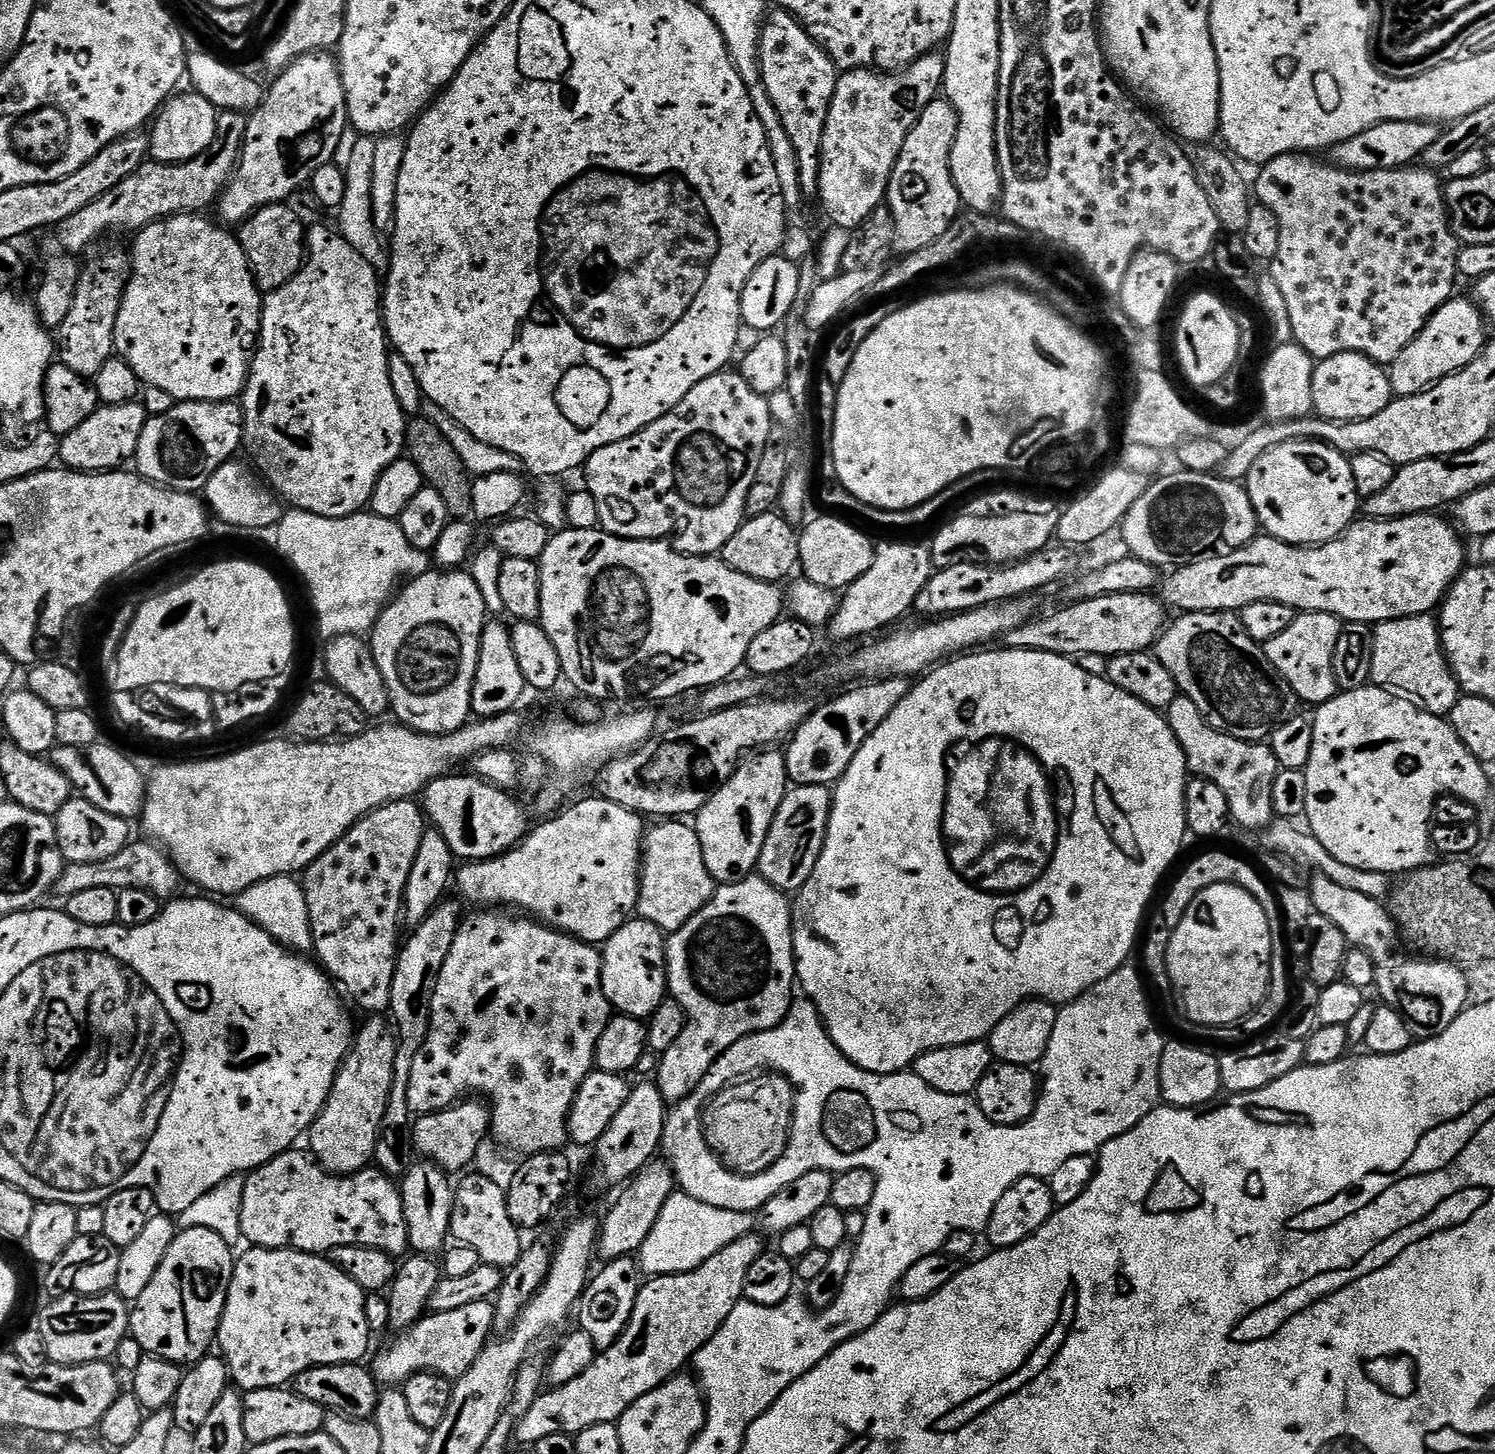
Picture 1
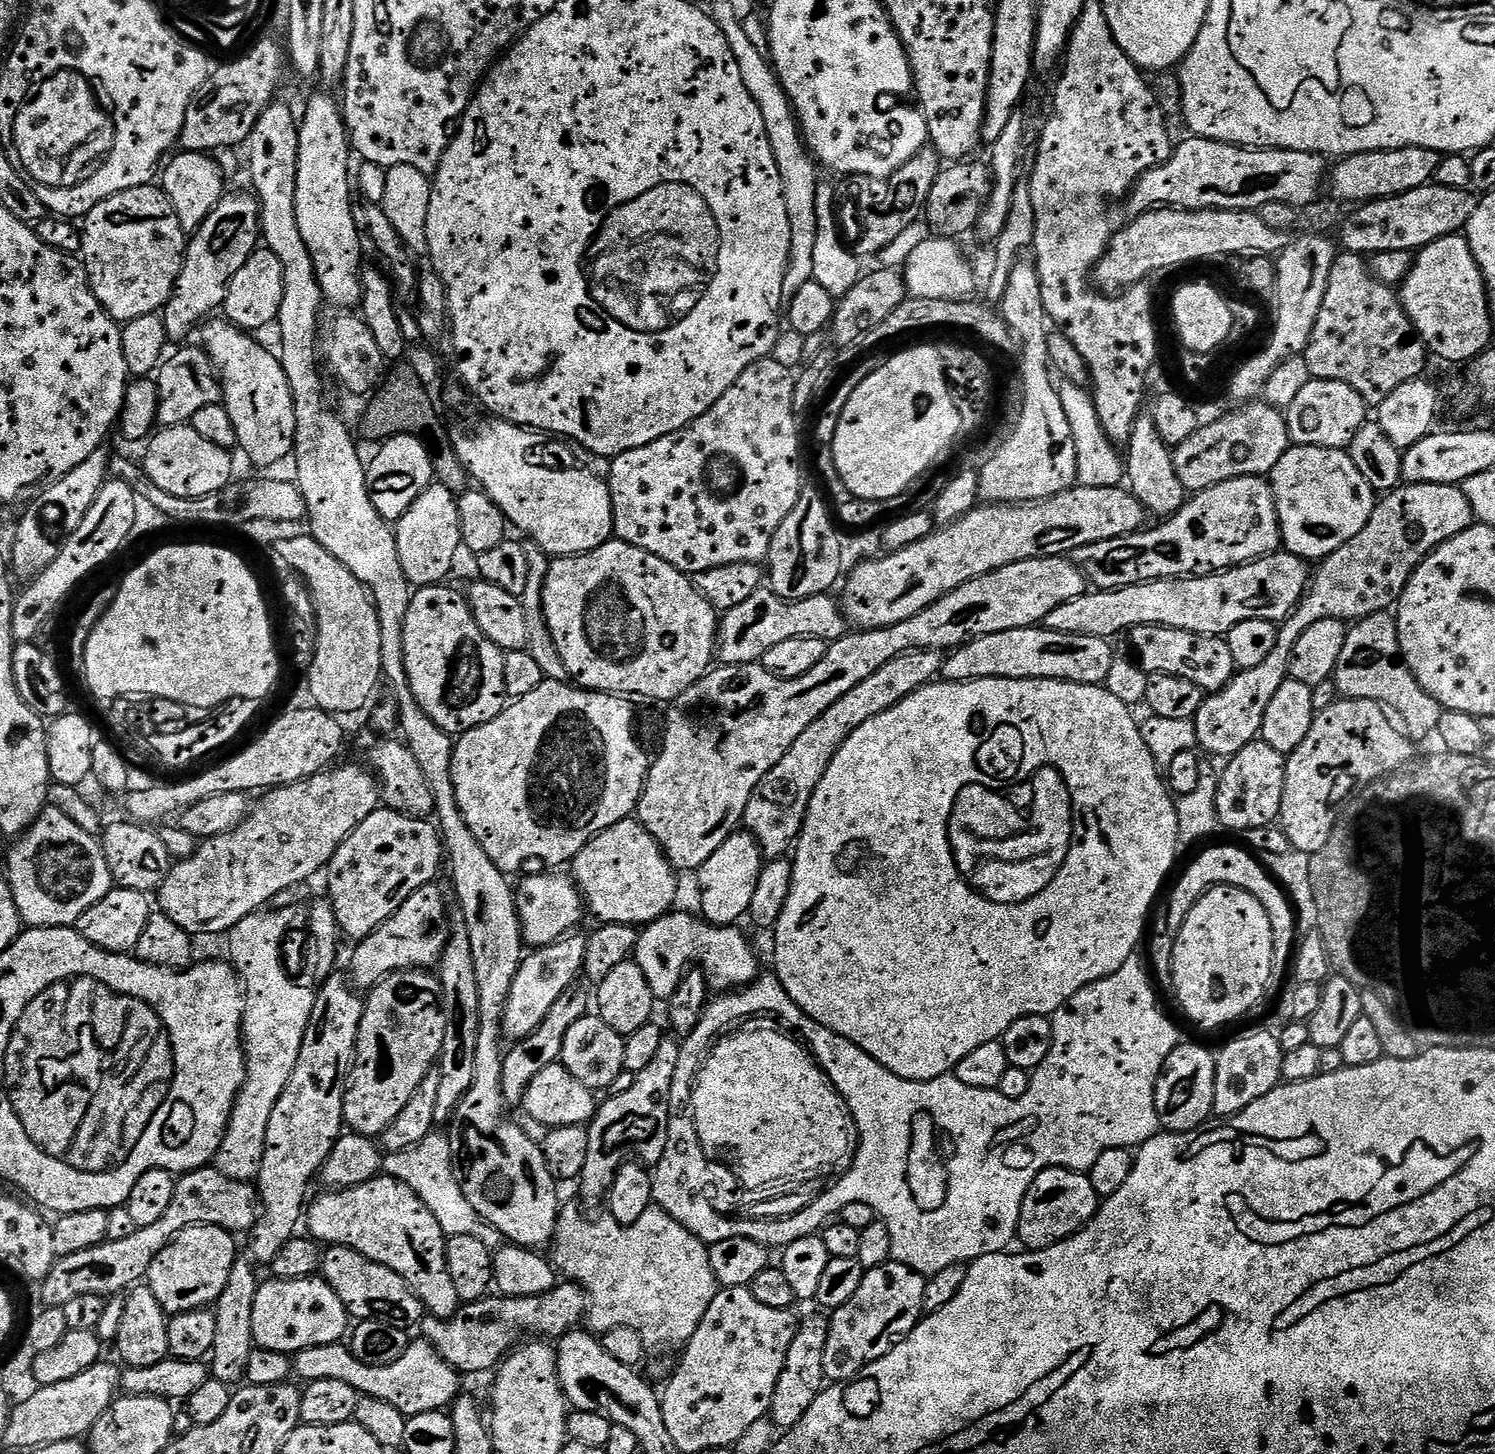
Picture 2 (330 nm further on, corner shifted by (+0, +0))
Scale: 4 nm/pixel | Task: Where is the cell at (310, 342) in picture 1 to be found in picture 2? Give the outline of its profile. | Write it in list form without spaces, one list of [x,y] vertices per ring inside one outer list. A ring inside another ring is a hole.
[[[320,90],[324,92],[316,92],[308,100],[308,105],[304,108],[304,116],[299,117],[298,123],[300,125],[300,133],[298,134],[298,182],[296,183],[296,193],[294,194],[294,210],[298,216],[298,231],[302,236],[302,242],[306,244],[306,250],[310,252],[310,258],[314,264],[314,270],[316,271],[316,277],[320,283],[320,289],[324,295],[325,301],[329,305],[337,304],[337,309],[340,310],[352,310],[359,305],[360,294],[362,291],[362,263],[360,264],[360,236],[362,240],[361,229],[356,227],[354,222],[354,214],[352,209],[354,207],[354,200],[352,201],[352,192],[354,196],[354,184],[350,179],[350,168],[348,172],[348,156],[350,157],[350,145],[348,142],[348,127],[344,124],[344,113],[341,105],[331,96],[331,91]]]

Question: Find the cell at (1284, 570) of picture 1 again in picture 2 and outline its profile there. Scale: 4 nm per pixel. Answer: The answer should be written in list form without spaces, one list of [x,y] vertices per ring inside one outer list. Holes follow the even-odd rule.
[[[1287,550],[1273,552],[1270,556],[1261,556],[1249,564],[1239,564],[1236,568],[1226,568],[1211,576],[1189,576],[1174,580],[1152,580],[1148,584],[1135,584],[1129,588],[1115,588],[1112,592],[1099,590],[1085,591],[1084,595],[1058,606],[1058,610],[1044,619],[1043,627],[1066,634],[1083,636],[1102,636],[1113,638],[1120,631],[1131,630],[1143,624],[1157,624],[1163,628],[1190,630],[1199,636],[1227,637],[1228,631],[1238,622],[1247,620],[1271,620],[1283,622],[1296,611],[1310,583],[1310,568],[1299,556]]]

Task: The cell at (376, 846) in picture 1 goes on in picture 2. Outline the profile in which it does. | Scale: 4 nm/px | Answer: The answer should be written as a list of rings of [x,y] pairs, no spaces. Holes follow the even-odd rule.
[[[381,806],[338,846],[326,869],[326,899],[336,915],[336,926],[352,942],[364,940],[422,886],[433,883],[442,866],[442,841],[435,823],[419,820]]]

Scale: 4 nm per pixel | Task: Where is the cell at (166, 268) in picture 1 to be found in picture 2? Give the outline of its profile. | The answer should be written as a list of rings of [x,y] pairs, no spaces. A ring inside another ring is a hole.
[[[212,318],[199,329],[199,347],[204,349],[216,370],[222,393],[222,403],[230,414],[230,422],[234,422],[234,434],[238,441],[239,451],[244,451],[260,468],[268,468],[271,464],[280,464],[293,455],[296,447],[296,411],[294,398],[290,394],[290,382],[286,382],[286,374],[280,365],[280,357],[275,351],[267,352],[256,341],[255,335],[243,328],[228,323],[227,319]]]

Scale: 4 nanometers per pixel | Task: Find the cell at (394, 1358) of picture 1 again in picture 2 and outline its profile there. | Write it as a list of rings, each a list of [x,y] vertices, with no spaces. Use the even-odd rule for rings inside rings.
[[[344,1342],[310,1346],[295,1353],[292,1370],[297,1381],[304,1380],[303,1382],[308,1384],[318,1382],[322,1378],[350,1382],[350,1386],[354,1386],[354,1390],[361,1396],[390,1402],[390,1406],[395,1406],[407,1417],[447,1409],[462,1392],[461,1373],[451,1368],[429,1344],[423,1342],[409,1343],[406,1354],[402,1354],[398,1362],[390,1362],[390,1366],[366,1366],[366,1362],[358,1362],[358,1358],[354,1358],[354,1354]]]

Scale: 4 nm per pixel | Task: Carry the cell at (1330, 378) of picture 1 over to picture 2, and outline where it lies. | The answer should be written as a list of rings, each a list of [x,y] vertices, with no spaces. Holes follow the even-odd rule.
[[[1311,379],[1286,409],[1289,441],[1293,445],[1347,449],[1354,434],[1358,434],[1358,430],[1366,422],[1364,411],[1364,400],[1350,386],[1333,380]]]

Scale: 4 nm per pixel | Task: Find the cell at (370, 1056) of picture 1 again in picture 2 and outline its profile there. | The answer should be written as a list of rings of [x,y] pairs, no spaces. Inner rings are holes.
[[[405,970],[403,972],[393,972],[392,975],[380,981],[375,988],[367,993],[362,1022],[360,1023],[360,1033],[356,1043],[356,1060],[352,1064],[352,1071],[348,1074],[348,1089],[344,1091],[344,1123],[353,1133],[361,1136],[379,1137],[402,1114],[406,1102],[410,1102],[413,1094],[419,1090],[420,1084],[426,1078],[426,1074],[437,1067],[442,1050],[442,1038],[446,1038],[446,1014],[444,1005],[440,997],[439,979],[428,970]]]

